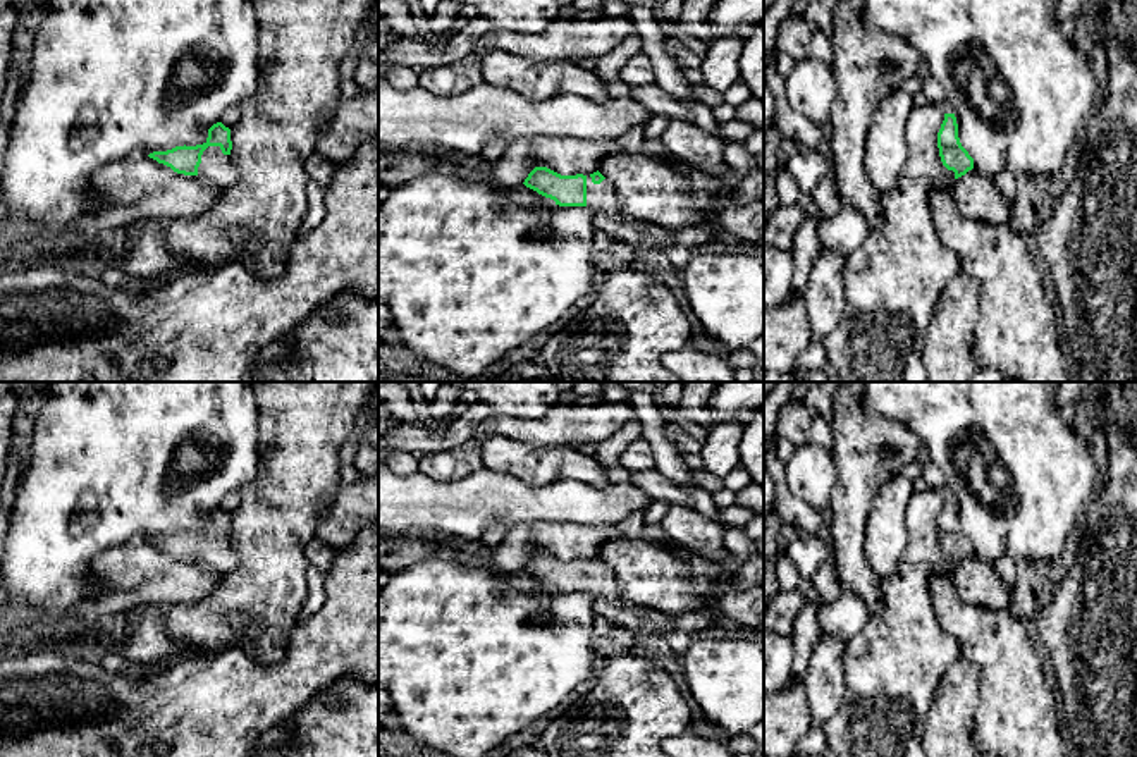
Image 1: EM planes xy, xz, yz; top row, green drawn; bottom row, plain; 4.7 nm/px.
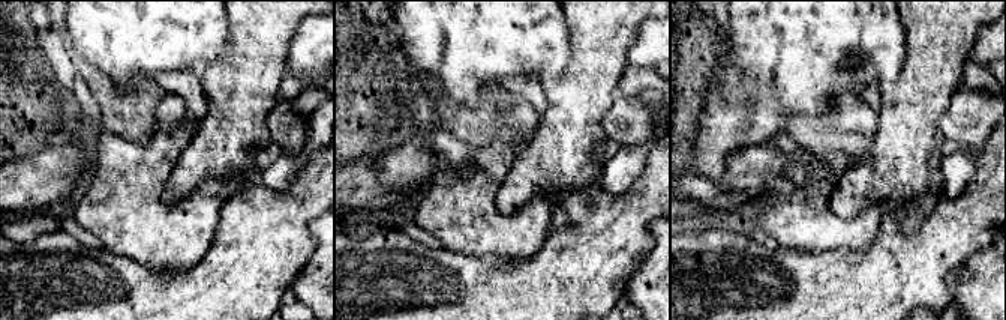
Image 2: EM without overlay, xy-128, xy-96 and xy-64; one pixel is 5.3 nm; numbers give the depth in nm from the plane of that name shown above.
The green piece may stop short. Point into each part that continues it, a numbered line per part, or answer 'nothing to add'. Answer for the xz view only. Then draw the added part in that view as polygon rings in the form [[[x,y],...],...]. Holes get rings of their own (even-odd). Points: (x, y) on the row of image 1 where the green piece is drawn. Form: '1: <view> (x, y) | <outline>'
1: xz (602, 200) | [[[590,174],[587,175],[587,206],[592,210],[595,231],[602,231],[614,241],[636,248],[648,249],[678,244],[697,251],[704,249],[714,239],[710,220],[695,227],[669,231],[624,215],[614,186],[607,179],[593,184]]]

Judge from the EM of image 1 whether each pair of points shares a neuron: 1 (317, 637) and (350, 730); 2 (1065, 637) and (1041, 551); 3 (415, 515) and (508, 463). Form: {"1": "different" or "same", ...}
{"1": "different", "2": "different", "3": "different"}

